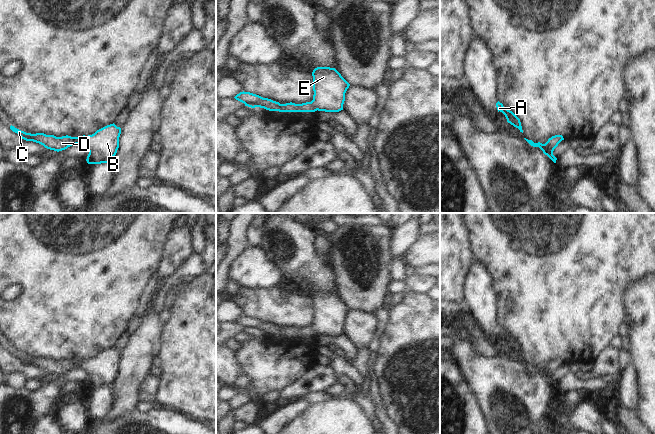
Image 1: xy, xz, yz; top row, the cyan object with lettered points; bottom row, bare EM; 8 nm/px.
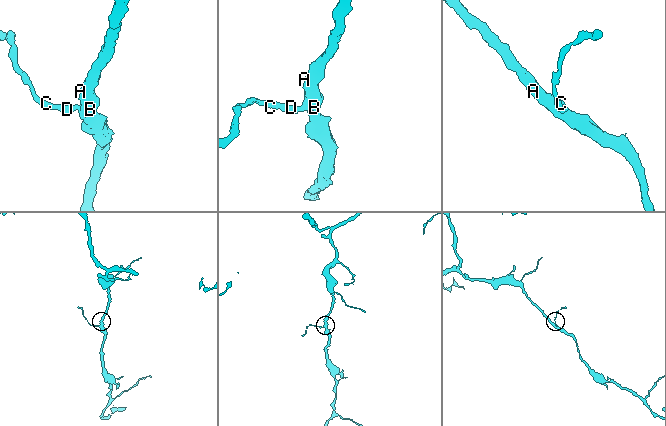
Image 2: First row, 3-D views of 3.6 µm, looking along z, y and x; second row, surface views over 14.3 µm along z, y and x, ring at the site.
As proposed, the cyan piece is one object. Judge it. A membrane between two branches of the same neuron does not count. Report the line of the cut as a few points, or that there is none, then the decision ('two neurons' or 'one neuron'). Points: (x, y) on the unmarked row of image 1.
no cut | one neuron

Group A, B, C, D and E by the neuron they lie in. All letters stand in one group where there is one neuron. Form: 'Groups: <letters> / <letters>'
Groups: A B C D E

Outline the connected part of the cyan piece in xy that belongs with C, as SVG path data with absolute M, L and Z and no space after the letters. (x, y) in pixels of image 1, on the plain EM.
M114 347L97 354L92 359L78 361L68 359L56 361L44 357L31 358L21 355L12 349L10 353L26 365L39 367L45 372L57 376L65 374L72 369L82 368L89 375L86 383L88 388L112 386L119 372L119 361L121 358L121 352Z

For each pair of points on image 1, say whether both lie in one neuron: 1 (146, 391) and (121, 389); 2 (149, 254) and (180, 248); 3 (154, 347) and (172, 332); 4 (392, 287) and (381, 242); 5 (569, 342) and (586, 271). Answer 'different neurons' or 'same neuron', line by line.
1: different neurons
2: different neurons
3: different neurons
4: different neurons
5: same neuron

